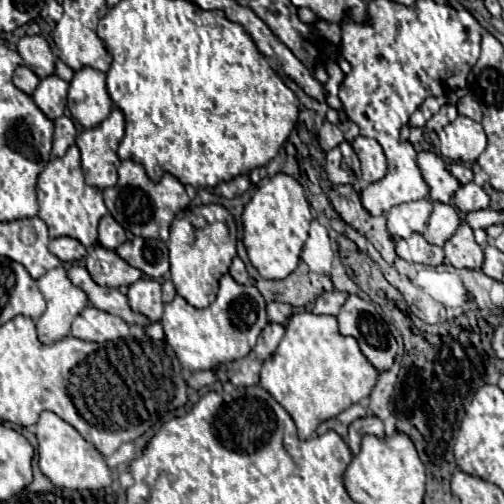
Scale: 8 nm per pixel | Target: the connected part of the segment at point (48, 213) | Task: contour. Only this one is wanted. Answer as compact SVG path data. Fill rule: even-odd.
M70 146L62 158L52 158L46 168L40 172L36 182L38 196L38 216L46 222L50 238L70 236L80 240L86 248L98 242L98 222L108 212L102 200L102 192L98 188L86 186L82 166L80 166L80 150L78 146Z

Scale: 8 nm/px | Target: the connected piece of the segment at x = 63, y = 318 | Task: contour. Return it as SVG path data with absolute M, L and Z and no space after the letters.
M54 268L38 280L38 288L48 304L46 312L36 322L42 344L52 344L70 334L70 324L86 306L86 294L74 286L64 268Z

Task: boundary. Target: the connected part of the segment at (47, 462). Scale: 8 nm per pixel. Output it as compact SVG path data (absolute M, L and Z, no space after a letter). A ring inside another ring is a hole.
M42 412L40 420L36 424L36 438L38 438L38 466L50 482L62 488L88 488L88 490L100 490L112 484L112 468L106 464L106 458L80 436L78 430L74 430L68 422L64 422L54 412Z

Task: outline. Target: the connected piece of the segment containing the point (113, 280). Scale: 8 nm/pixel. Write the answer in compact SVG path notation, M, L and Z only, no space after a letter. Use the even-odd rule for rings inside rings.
M96 244L86 256L86 268L92 276L92 280L98 286L106 288L120 288L122 284L130 286L138 278L142 278L142 272L132 268L126 260L122 260L116 250L106 250L104 246Z

